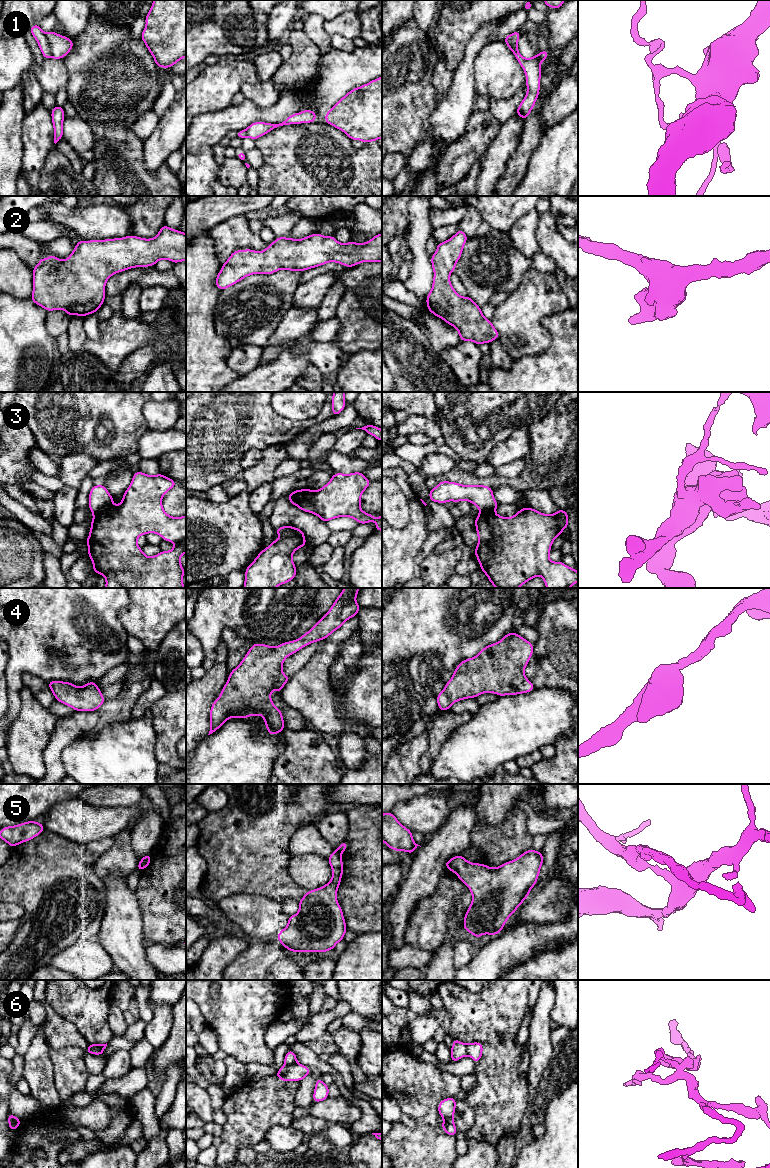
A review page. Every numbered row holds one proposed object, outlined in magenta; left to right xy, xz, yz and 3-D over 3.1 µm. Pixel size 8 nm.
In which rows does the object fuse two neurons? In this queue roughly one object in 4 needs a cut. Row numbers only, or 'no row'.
1, 3, 5, 6

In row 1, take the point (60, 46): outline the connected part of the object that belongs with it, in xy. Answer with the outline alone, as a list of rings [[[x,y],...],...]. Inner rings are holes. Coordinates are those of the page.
[[[54,31],[47,32],[46,37],[48,39],[52,58],[56,60],[62,59],[66,56],[74,46],[71,39],[63,35],[59,35]]]

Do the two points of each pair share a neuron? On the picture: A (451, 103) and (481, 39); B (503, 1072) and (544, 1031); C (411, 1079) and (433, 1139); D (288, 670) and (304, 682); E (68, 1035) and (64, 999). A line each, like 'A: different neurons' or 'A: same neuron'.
A: same neuron
B: different neurons
C: same neuron
D: different neurons
E: different neurons

